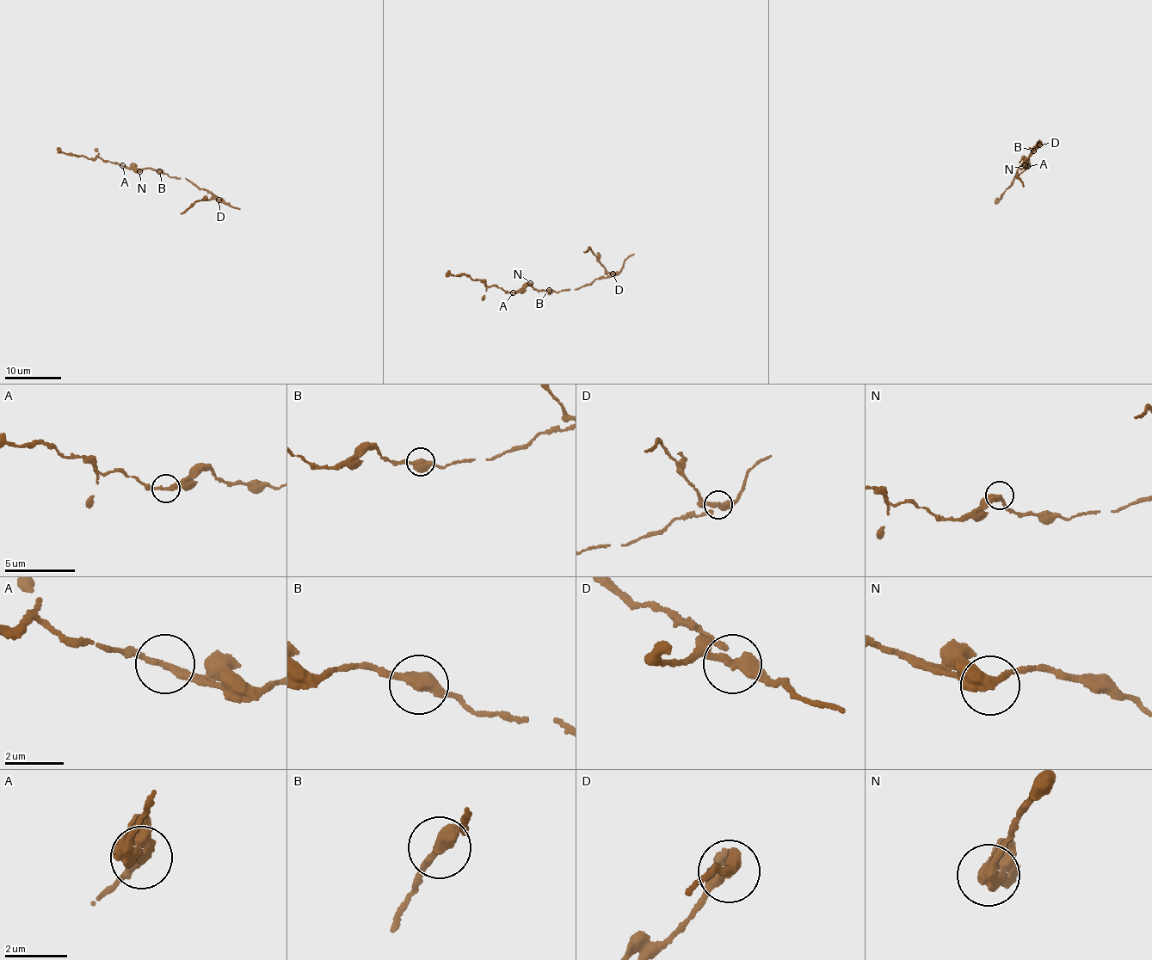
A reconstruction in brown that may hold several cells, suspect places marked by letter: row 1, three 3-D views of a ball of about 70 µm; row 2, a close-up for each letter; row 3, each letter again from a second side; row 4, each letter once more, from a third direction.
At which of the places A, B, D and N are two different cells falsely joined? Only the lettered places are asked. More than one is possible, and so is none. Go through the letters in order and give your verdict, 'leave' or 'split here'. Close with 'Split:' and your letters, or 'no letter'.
A: leave
B: leave
D: split here
N: leave
Split: D

